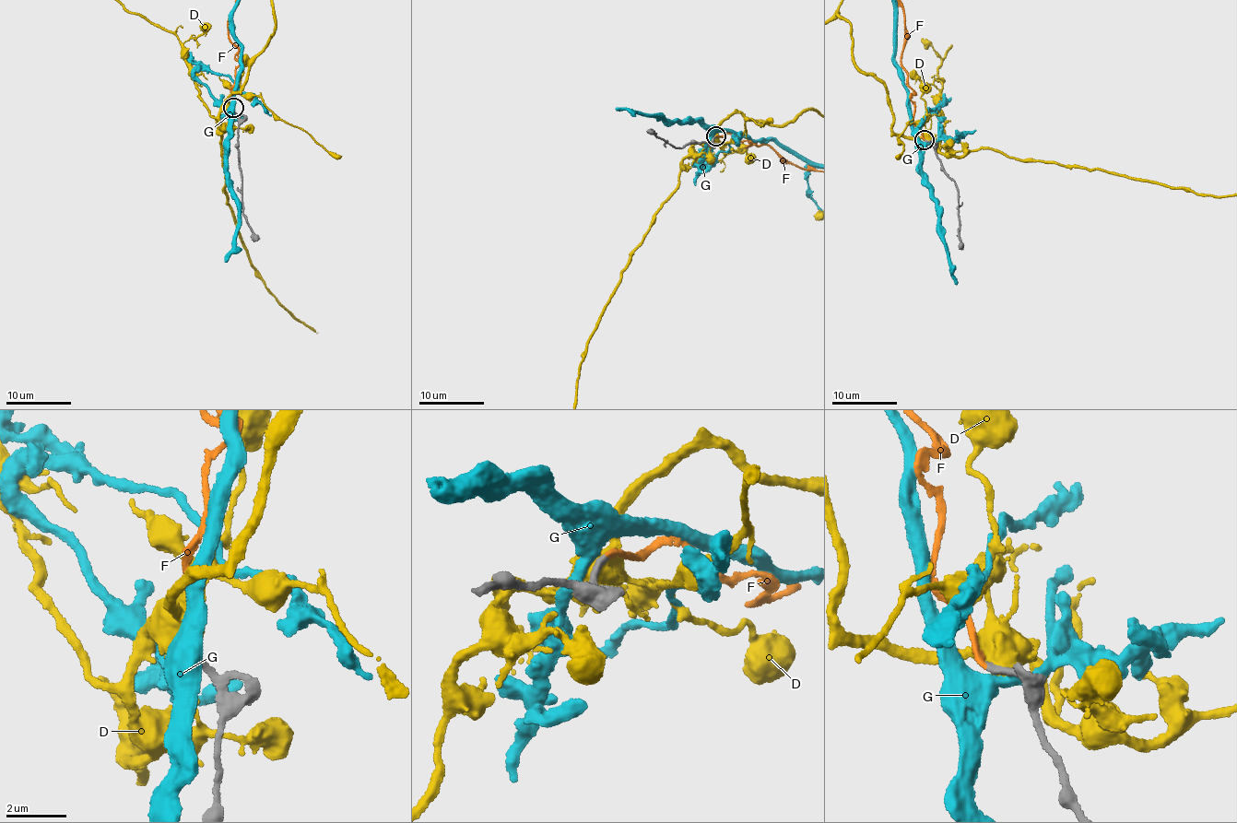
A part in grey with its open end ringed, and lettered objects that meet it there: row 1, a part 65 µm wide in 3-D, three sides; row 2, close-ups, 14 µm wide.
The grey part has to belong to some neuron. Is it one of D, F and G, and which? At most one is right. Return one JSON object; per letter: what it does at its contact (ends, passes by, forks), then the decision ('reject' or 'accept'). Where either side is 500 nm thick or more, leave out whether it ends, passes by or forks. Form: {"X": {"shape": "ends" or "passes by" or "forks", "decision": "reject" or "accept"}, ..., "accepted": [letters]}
{"D": {"decision": "reject"}, "F": {"shape": "ends", "decision": "accept"}, "G": {"shape": "passes by", "decision": "reject"}, "accepted": ["F"]}

